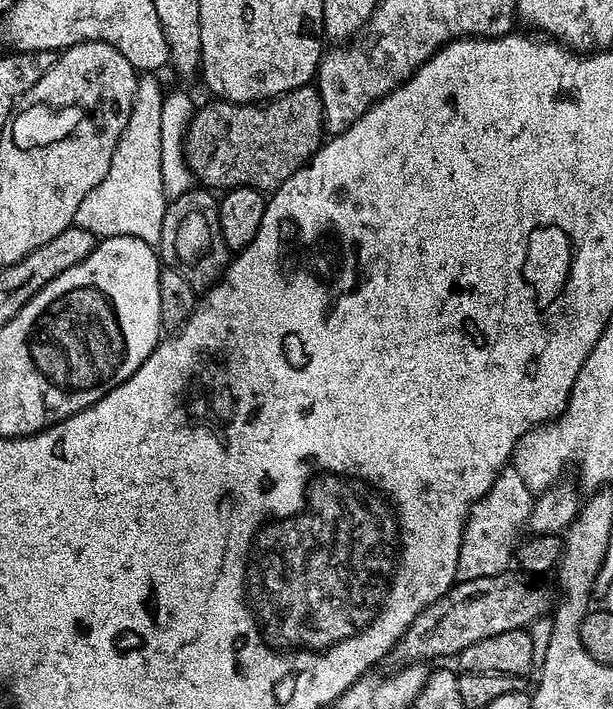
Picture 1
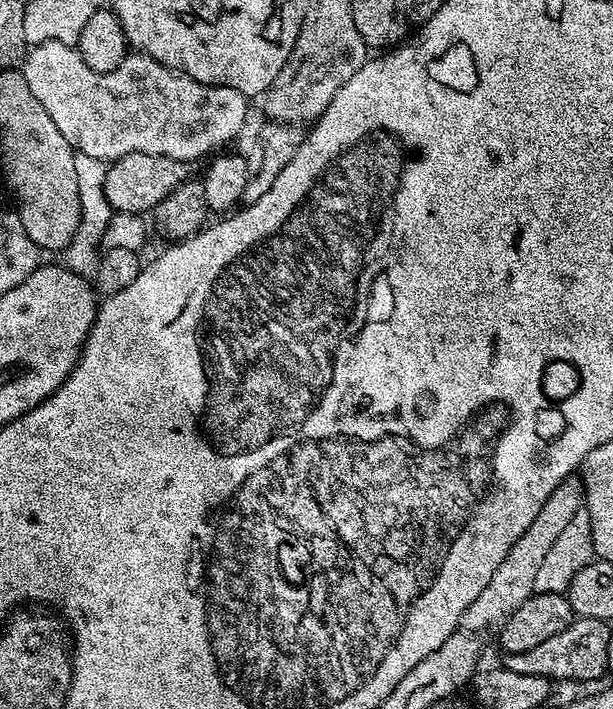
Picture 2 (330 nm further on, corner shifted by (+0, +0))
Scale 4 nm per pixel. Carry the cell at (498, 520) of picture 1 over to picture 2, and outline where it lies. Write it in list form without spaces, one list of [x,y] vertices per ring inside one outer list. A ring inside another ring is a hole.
[[[576,474],[567,476],[556,487],[554,494],[550,494],[550,498],[546,498],[546,506],[542,506],[542,510],[538,510],[538,518],[534,518],[534,522],[530,522],[530,528],[526,530],[526,534],[522,534],[522,538],[518,538],[518,542],[514,542],[510,554],[506,554],[506,558],[502,558],[502,566],[498,566],[498,570],[494,570],[494,578],[490,578],[490,582],[486,582],[482,594],[478,594],[478,598],[474,598],[474,602],[470,602],[470,606],[466,606],[466,610],[460,616],[460,628],[480,630],[476,628],[488,628],[491,624],[496,626],[511,612],[518,610],[518,606],[522,606],[522,602],[526,602],[526,598],[530,598],[535,593],[534,578],[537,577],[537,571],[541,569],[550,546],[557,541],[558,534],[569,525],[570,518],[583,508],[584,481]]]

